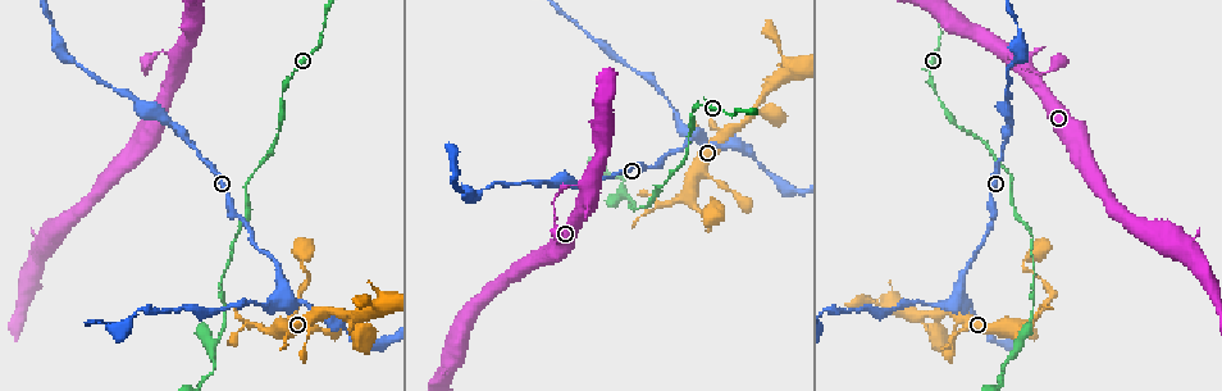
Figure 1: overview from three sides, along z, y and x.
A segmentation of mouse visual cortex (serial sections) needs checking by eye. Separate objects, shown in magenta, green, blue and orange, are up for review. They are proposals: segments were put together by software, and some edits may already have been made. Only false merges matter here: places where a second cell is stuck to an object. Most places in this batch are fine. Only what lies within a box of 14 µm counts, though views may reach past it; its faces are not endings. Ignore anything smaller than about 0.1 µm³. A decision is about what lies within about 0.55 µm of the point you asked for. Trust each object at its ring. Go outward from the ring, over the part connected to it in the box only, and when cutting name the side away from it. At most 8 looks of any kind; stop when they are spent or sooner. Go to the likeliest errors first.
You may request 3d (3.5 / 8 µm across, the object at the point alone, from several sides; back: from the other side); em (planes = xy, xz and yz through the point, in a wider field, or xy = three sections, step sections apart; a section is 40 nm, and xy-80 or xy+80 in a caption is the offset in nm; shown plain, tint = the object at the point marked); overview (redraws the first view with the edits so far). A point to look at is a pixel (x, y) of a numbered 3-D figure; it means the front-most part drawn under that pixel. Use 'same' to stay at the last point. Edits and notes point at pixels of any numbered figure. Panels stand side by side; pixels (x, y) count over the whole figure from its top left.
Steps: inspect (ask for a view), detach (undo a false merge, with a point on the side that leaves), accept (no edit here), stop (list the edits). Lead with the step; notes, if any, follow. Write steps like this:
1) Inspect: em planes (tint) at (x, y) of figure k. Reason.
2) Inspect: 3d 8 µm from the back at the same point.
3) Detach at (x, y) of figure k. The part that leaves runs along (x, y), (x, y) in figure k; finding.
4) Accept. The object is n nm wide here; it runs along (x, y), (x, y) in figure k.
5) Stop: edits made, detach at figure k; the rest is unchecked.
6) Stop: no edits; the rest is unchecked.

Inspect: 3d 3.5 µm at (581, 182) of figure 1. Side arm on a straight run.

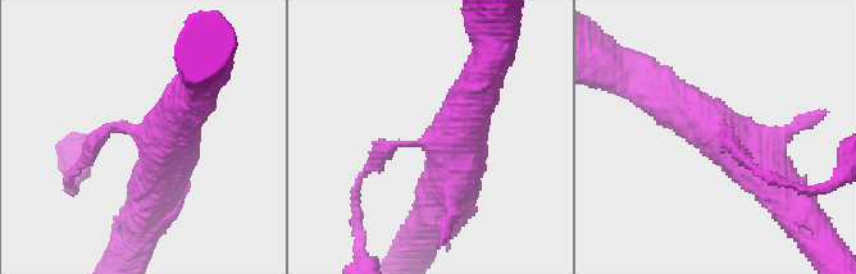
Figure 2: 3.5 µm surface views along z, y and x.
Inspect: em planes (tint) at (145, 131) of figure 2.

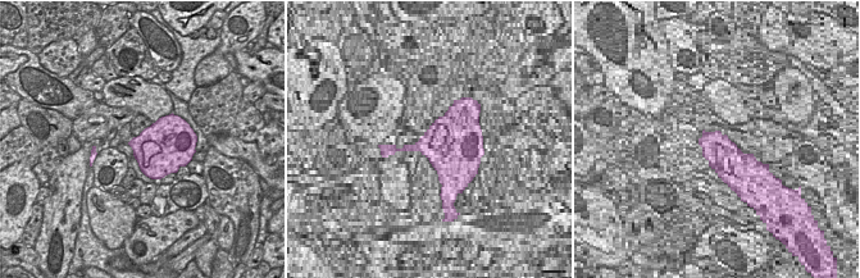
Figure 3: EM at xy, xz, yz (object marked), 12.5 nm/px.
Accept. It runs along (792, 199), (750, 151), (668, 96) in figure 2; one cell here.

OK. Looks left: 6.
Inspect: 3d 3.5 µm from the back at (695, 202) of figure 1. Sudden change in width.

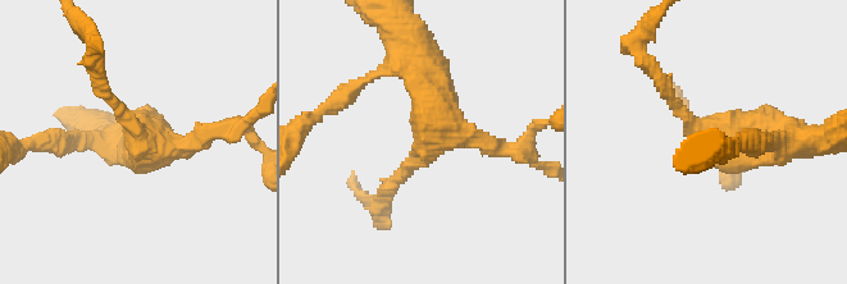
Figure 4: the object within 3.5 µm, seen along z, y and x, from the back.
Inspect: em xy step 5 (tint) at (423, 140) of figure 4. Shape alone is not enough.

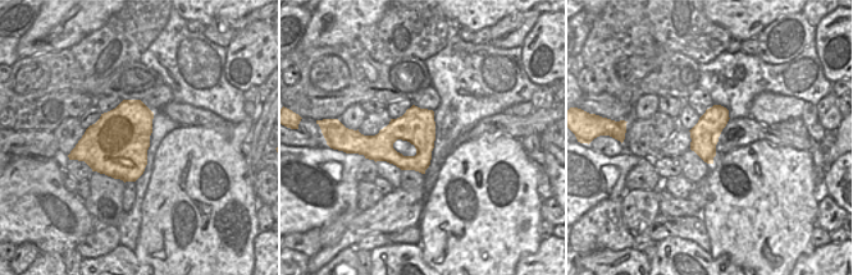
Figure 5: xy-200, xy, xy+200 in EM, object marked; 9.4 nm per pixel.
Inspect: em xy step 3 (tint) at the same point. Another direction.

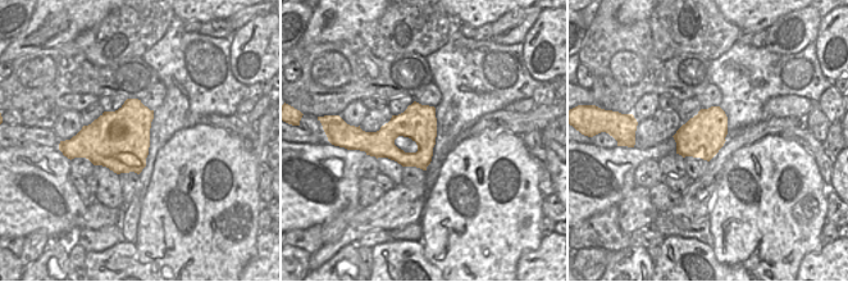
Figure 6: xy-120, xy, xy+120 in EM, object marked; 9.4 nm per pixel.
Accept. All the same cell.

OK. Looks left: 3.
Inspect: 3d 3.5 µm at (694, 135) of figure 1.

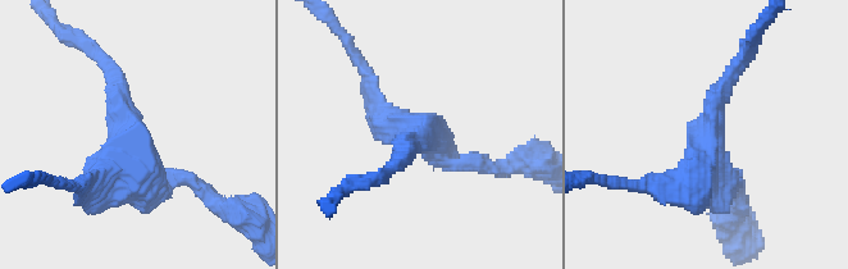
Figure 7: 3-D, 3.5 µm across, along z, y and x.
Inspect: em xy step 3 (plain) at (129, 147) of figure 7. 3 arms meet here; the arms are 200, 250, 250 nm wide.

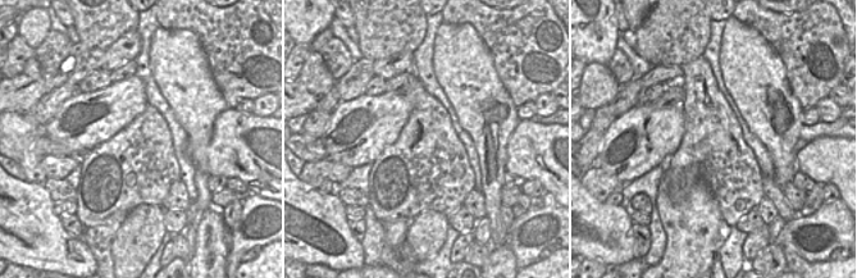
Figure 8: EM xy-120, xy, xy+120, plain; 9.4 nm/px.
Inspect: em xy step 3 (tint) at the same point.

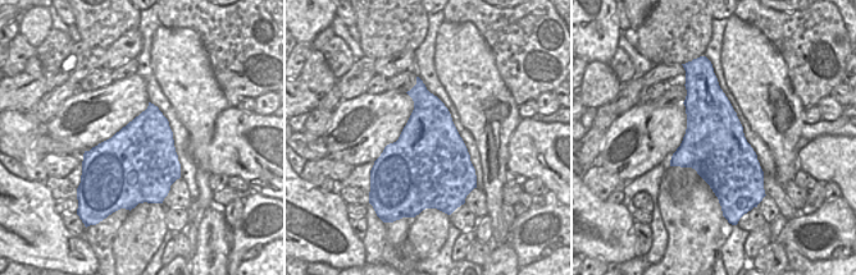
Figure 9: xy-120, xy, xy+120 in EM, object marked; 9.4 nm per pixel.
Accept. Continuous, no second cell.

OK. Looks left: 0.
Stop: no edits; the rest is unchecked.

